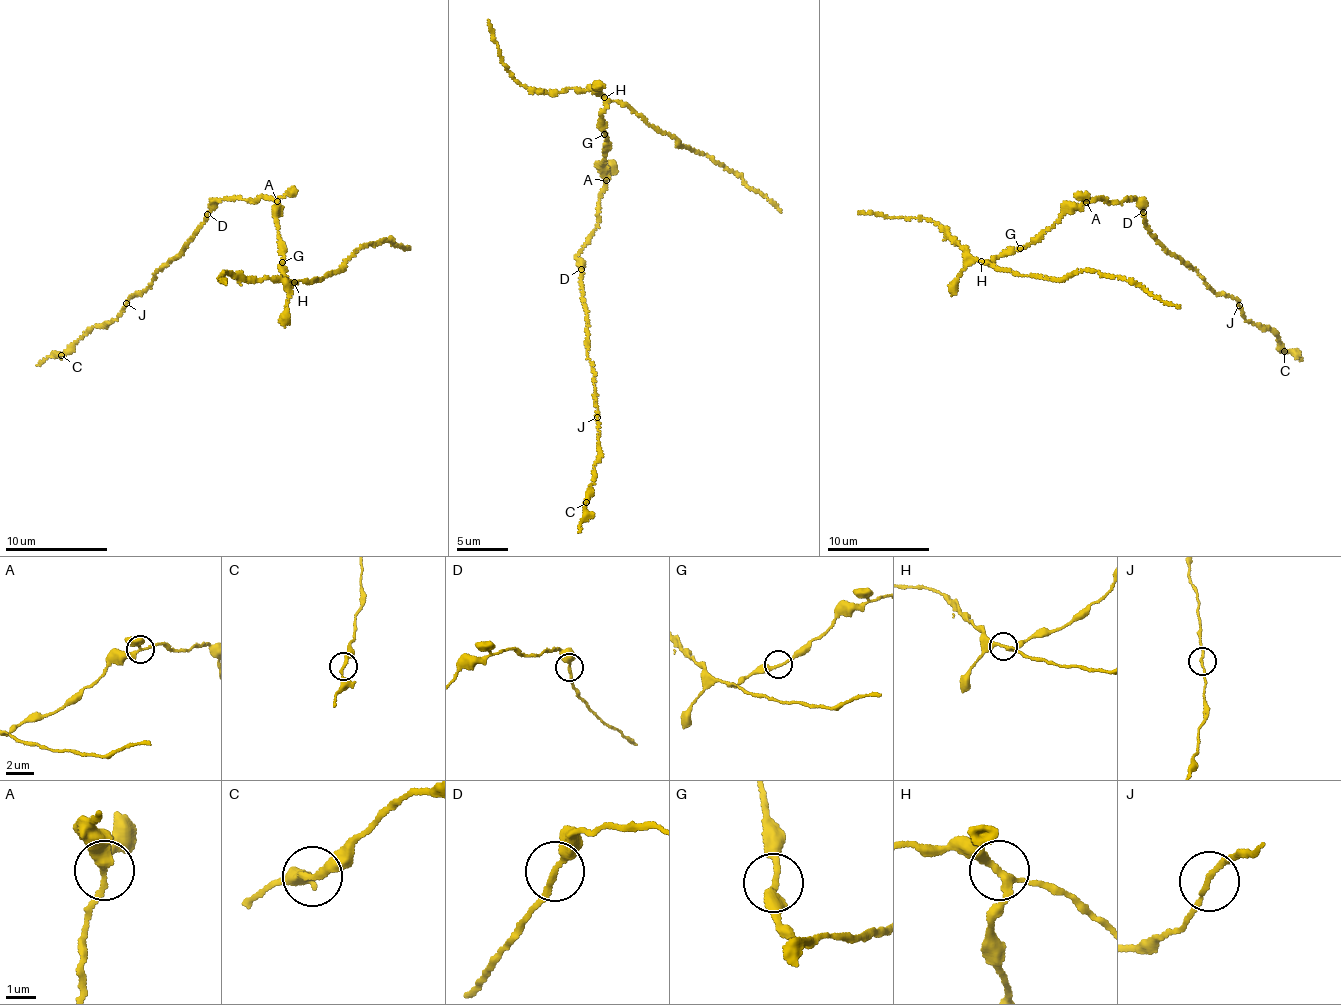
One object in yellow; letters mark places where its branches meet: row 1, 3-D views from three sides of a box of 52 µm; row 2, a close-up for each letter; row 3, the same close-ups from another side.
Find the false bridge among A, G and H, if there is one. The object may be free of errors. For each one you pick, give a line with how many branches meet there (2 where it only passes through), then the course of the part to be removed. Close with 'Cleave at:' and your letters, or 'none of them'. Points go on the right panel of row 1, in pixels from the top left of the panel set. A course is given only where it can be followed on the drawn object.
Cleave at: none of them

